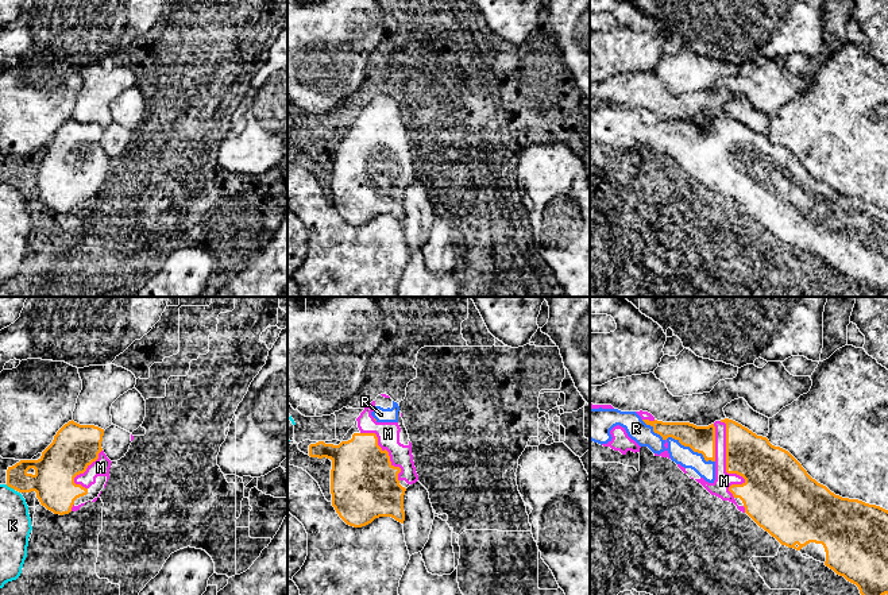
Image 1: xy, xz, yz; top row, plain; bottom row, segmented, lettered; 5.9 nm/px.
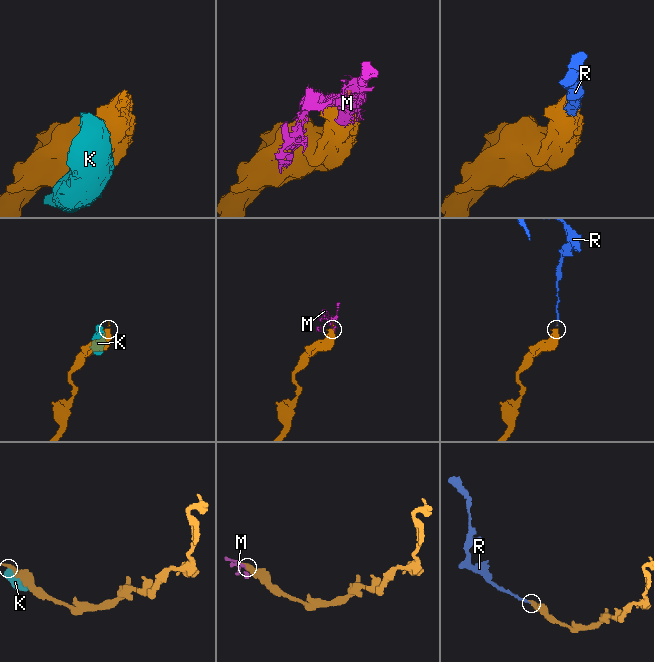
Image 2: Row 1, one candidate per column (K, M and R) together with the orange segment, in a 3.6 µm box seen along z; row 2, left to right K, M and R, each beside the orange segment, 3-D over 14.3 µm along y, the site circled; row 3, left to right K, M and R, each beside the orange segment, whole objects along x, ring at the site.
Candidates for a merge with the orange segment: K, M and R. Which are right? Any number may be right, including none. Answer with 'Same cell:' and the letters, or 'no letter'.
Same cell: R

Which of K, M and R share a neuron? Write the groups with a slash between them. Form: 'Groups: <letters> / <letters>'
Groups: K / M / R

